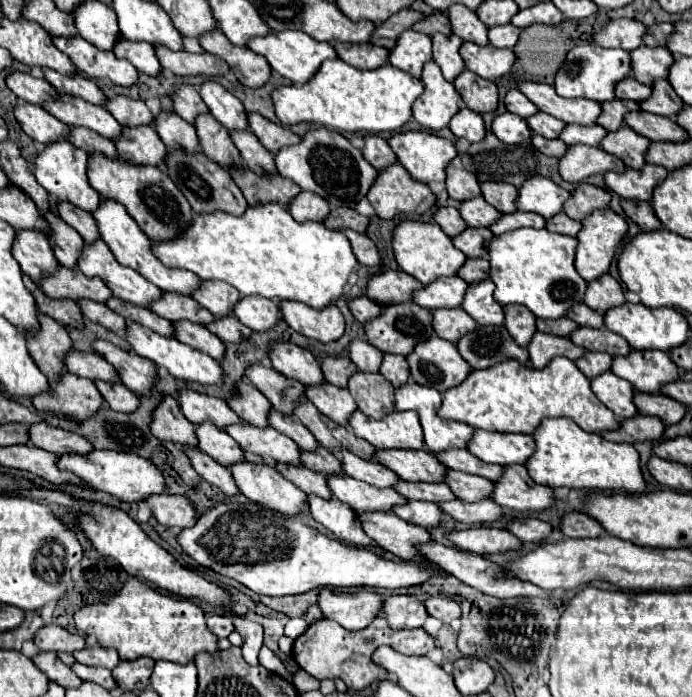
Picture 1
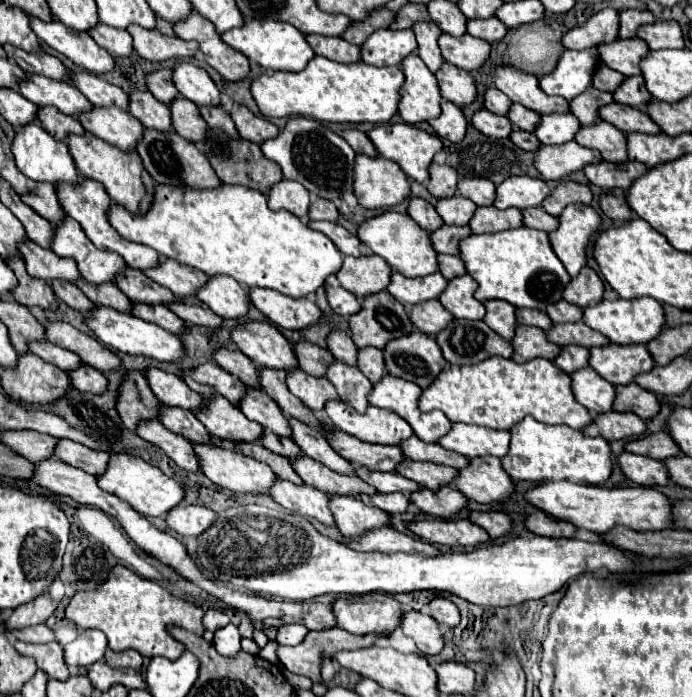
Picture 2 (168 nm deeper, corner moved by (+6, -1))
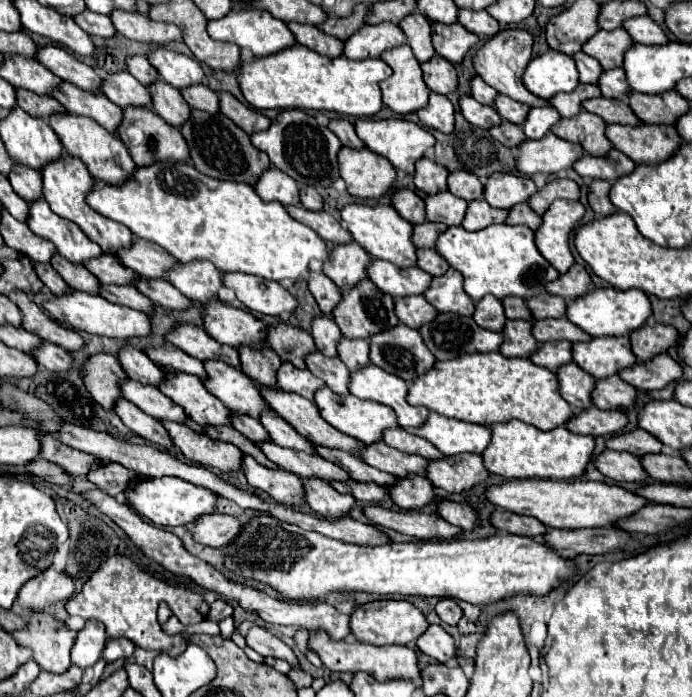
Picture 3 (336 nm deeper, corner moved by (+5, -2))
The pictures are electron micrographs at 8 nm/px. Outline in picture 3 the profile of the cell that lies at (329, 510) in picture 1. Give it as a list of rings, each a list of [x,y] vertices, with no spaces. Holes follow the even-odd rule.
[[[246,454],[242,456],[240,470],[244,472],[252,488],[270,494],[276,502],[290,504],[290,506],[302,506],[302,480],[296,474],[282,470],[282,468],[278,470],[264,468]]]

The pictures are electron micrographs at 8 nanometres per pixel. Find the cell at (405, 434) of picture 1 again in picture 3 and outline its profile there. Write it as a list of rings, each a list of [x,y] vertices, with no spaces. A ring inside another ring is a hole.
[[[322,386],[314,392],[314,404],[320,412],[320,416],[330,424],[334,426],[336,430],[364,442],[364,444],[372,444],[376,440],[382,438],[382,432],[386,428],[392,428],[392,426],[398,426],[396,424],[396,416],[394,416],[394,410],[390,406],[384,406],[384,404],[378,404],[374,400],[360,400],[356,396],[340,396],[340,394],[334,394],[330,388]]]

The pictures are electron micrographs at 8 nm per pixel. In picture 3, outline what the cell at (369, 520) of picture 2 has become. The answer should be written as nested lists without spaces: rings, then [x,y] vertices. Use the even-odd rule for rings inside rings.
[[[302,478],[304,484],[304,502],[320,516],[346,516],[354,504],[350,494],[336,492],[326,480],[320,478]]]

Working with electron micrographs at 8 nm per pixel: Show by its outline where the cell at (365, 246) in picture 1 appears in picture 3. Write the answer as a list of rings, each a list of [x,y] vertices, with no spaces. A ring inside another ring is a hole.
[[[286,206],[286,210],[288,210],[288,214],[290,214],[294,220],[310,226],[324,242],[342,244],[342,242],[350,242],[350,240],[352,240],[350,232],[346,232],[346,230],[340,226],[340,222],[334,220],[334,218],[332,218],[330,214],[326,214],[326,212],[312,212],[312,210],[306,210],[306,208],[302,208],[302,206]]]

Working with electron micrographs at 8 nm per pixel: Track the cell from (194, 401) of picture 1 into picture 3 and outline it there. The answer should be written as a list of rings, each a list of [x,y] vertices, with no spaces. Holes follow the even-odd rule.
[[[122,348],[118,352],[118,362],[128,378],[140,380],[142,384],[158,386],[158,382],[164,378],[164,372],[142,350]]]

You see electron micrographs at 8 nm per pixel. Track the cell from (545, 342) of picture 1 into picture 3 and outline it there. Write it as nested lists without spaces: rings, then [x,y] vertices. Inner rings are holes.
[[[506,320],[502,336],[504,336],[504,342],[498,352],[504,356],[528,358],[530,352],[538,348],[538,342],[532,336],[530,320]]]

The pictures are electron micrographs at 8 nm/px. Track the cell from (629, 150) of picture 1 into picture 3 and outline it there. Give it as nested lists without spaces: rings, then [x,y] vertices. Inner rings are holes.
[[[580,110],[572,118],[560,118],[554,126],[552,132],[564,140],[578,142],[588,154],[598,154],[604,156],[612,144],[604,136],[606,124],[600,120],[600,116],[594,116],[586,110]]]

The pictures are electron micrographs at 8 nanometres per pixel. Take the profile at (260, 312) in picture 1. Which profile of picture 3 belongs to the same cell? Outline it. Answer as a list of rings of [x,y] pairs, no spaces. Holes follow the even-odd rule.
[[[208,260],[178,262],[166,272],[166,280],[170,280],[186,298],[198,302],[210,302],[222,288],[222,272]]]

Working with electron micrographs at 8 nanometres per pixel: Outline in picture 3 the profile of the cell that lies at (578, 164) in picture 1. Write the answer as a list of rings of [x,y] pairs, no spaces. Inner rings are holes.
[[[552,132],[542,136],[540,140],[524,140],[518,146],[516,168],[524,176],[532,176],[536,172],[554,174],[564,168],[570,168],[574,160],[584,154],[580,144],[566,142]]]

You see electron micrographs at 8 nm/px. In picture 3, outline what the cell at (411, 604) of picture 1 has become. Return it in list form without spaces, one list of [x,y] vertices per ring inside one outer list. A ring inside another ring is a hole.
[[[430,626],[418,640],[416,646],[432,656],[434,660],[438,660],[440,664],[446,664],[448,660],[456,658],[456,646],[454,646],[454,638],[442,628],[442,626]]]

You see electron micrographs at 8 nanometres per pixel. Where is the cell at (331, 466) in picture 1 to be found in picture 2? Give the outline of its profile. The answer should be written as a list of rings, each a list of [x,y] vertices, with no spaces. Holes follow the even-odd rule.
[[[265,431],[265,439],[261,441],[261,445],[265,445],[269,451],[273,451],[277,455],[283,455],[283,457],[289,457],[289,459],[303,457],[301,447],[297,447],[297,443],[293,439],[285,439],[285,437],[273,435],[269,431]]]

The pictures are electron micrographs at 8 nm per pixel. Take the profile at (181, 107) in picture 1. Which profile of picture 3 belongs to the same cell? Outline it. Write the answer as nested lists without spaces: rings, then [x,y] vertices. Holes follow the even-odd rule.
[[[128,56],[126,66],[128,66],[128,72],[144,86],[150,86],[158,78],[158,72],[154,72],[154,68],[148,64],[146,56]]]

